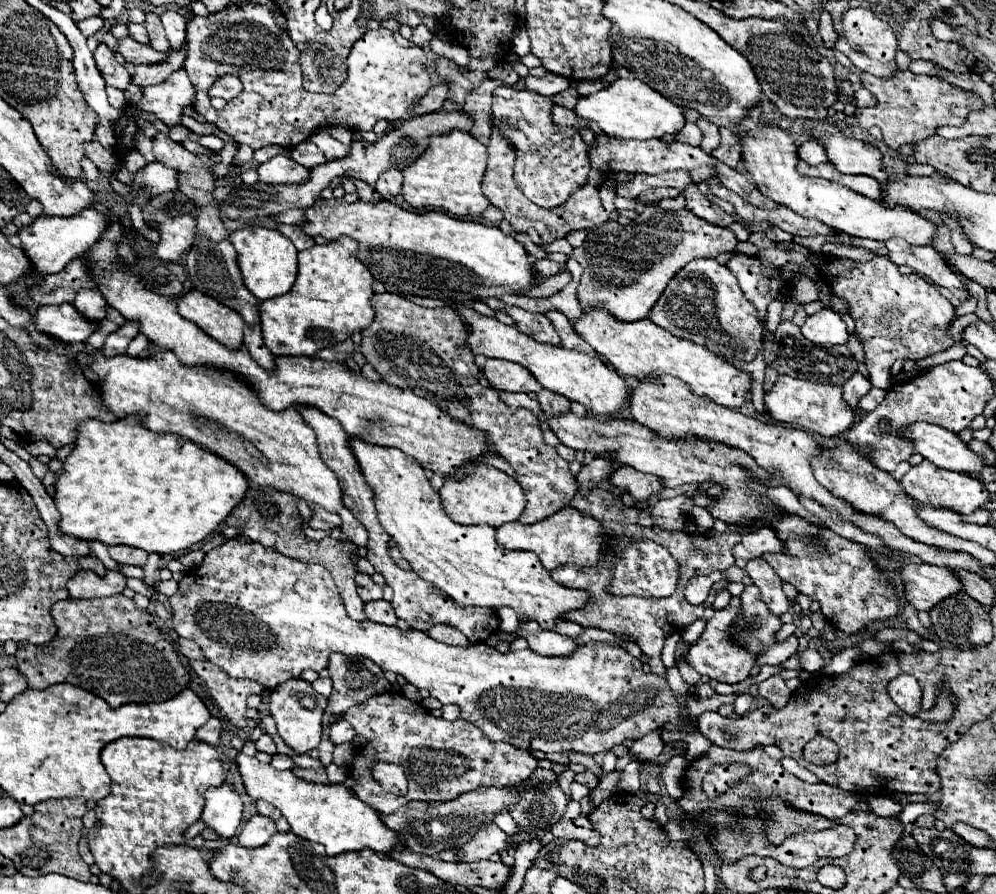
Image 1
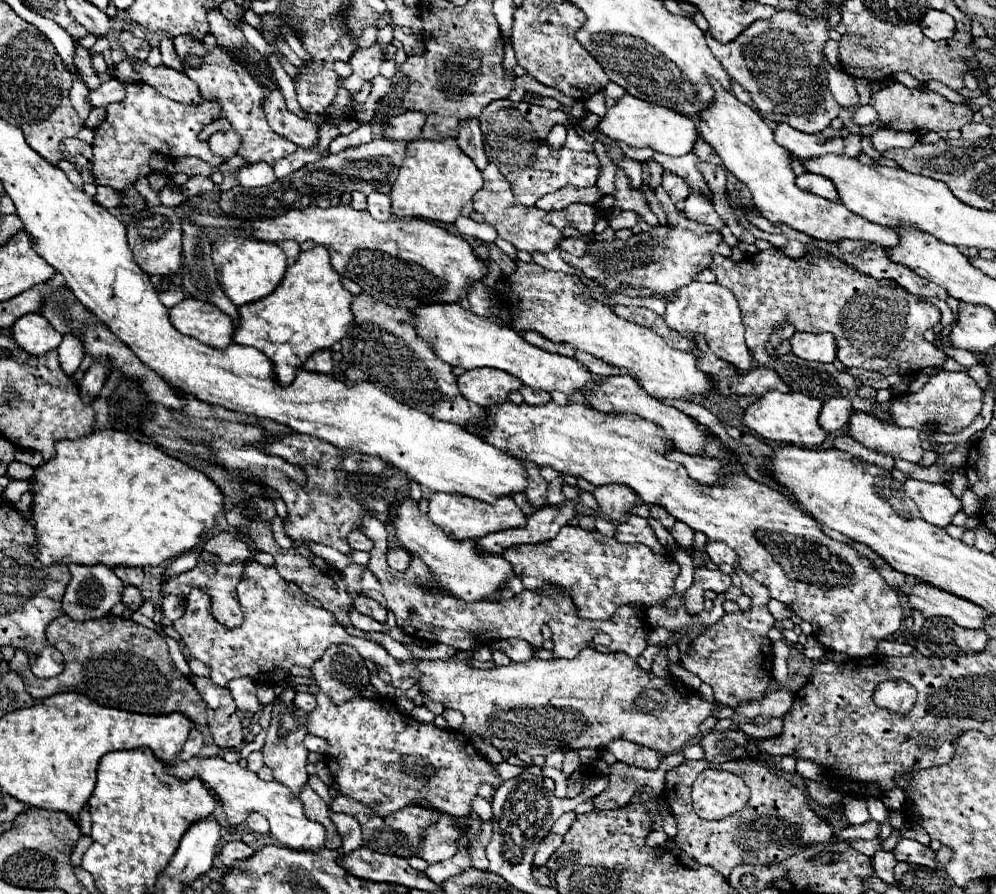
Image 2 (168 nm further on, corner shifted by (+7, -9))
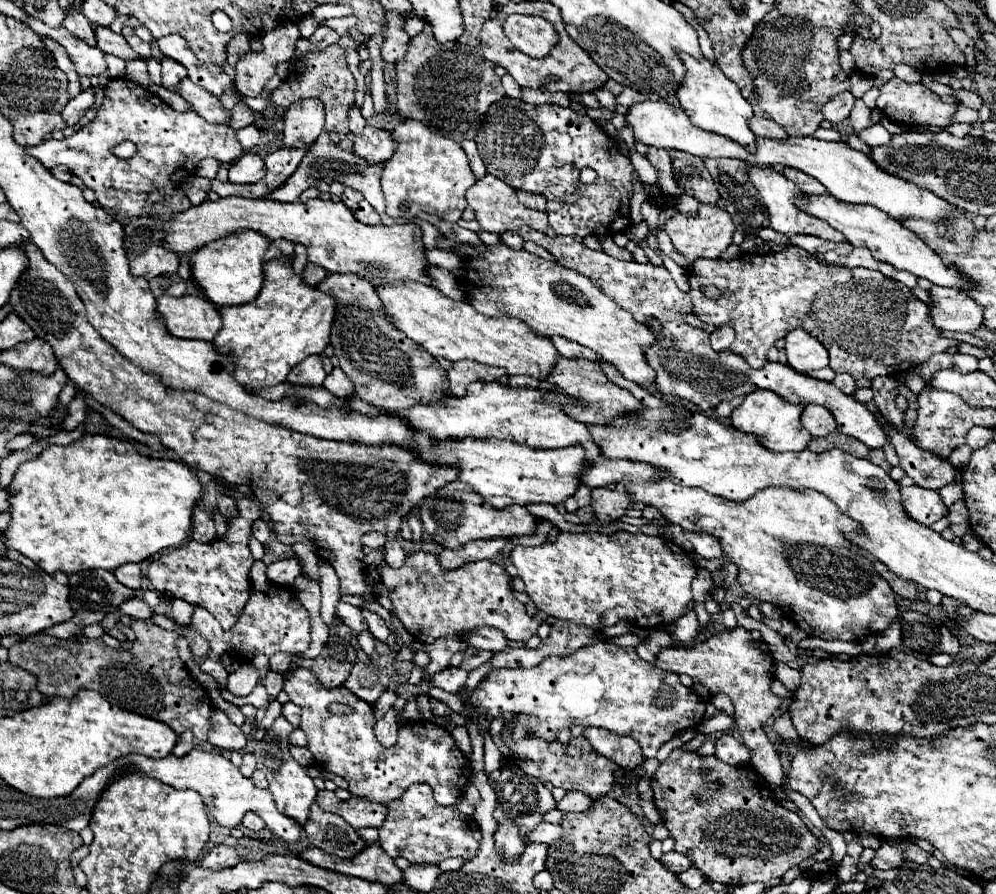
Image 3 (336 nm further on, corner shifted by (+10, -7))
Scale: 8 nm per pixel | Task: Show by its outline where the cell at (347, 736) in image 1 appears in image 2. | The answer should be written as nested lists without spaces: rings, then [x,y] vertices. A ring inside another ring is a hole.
[[[307,735],[305,739],[305,747],[313,753],[319,753],[319,755],[325,755],[327,747],[329,747],[329,741],[327,739],[321,739],[321,737],[315,737],[315,735]]]

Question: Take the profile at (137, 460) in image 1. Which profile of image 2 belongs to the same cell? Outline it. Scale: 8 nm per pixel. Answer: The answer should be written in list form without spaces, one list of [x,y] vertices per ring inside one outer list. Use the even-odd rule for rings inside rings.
[[[105,429],[105,431],[93,431],[91,435],[79,437],[79,439],[63,439],[55,445],[57,455],[55,459],[47,461],[43,467],[37,469],[33,483],[31,483],[31,493],[33,493],[33,523],[37,529],[37,557],[43,565],[53,565],[53,563],[103,563],[107,567],[115,567],[115,565],[127,565],[127,567],[155,567],[165,563],[171,557],[183,555],[193,551],[195,547],[201,545],[205,533],[209,533],[215,525],[215,517],[223,511],[223,493],[217,487],[217,483],[213,479],[209,479],[205,473],[197,471],[195,467],[187,465],[181,459],[175,459],[171,455],[167,455],[161,447],[153,445],[153,443],[143,443],[133,439],[129,433],[125,431],[117,431],[117,429]]]

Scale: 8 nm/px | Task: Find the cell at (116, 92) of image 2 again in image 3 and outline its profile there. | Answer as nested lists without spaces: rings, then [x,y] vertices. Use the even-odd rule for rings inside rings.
[[[92,89],[82,91],[78,97],[74,97],[72,101],[68,101],[68,105],[64,107],[64,111],[62,111],[64,123],[70,125],[70,127],[74,127],[86,115],[86,111],[92,107],[92,103],[94,103]]]

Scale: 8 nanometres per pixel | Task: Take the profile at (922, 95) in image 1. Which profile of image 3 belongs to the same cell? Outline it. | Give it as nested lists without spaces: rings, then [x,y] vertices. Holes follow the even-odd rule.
[[[892,77],[882,89],[876,107],[898,123],[948,127],[956,111],[954,103],[944,103],[936,93],[920,83],[904,83]]]

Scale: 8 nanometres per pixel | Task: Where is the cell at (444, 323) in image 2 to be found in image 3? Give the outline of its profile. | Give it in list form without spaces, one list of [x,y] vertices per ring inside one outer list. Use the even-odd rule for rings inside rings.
[[[394,281],[374,287],[388,321],[408,339],[424,347],[434,357],[448,361],[472,359],[484,365],[502,367],[508,375],[532,375],[544,379],[556,363],[558,351],[550,339],[534,333],[524,321],[512,317],[486,317],[466,301],[454,301],[438,289],[416,281]]]

